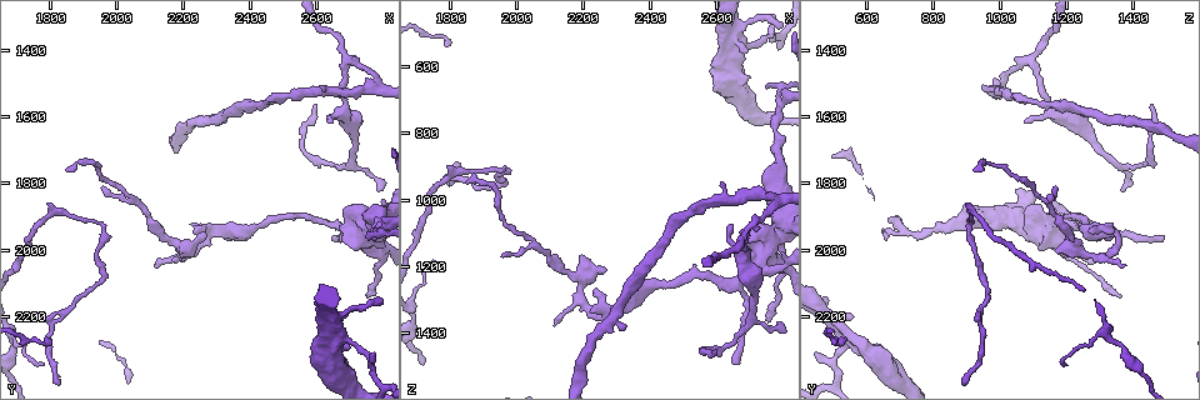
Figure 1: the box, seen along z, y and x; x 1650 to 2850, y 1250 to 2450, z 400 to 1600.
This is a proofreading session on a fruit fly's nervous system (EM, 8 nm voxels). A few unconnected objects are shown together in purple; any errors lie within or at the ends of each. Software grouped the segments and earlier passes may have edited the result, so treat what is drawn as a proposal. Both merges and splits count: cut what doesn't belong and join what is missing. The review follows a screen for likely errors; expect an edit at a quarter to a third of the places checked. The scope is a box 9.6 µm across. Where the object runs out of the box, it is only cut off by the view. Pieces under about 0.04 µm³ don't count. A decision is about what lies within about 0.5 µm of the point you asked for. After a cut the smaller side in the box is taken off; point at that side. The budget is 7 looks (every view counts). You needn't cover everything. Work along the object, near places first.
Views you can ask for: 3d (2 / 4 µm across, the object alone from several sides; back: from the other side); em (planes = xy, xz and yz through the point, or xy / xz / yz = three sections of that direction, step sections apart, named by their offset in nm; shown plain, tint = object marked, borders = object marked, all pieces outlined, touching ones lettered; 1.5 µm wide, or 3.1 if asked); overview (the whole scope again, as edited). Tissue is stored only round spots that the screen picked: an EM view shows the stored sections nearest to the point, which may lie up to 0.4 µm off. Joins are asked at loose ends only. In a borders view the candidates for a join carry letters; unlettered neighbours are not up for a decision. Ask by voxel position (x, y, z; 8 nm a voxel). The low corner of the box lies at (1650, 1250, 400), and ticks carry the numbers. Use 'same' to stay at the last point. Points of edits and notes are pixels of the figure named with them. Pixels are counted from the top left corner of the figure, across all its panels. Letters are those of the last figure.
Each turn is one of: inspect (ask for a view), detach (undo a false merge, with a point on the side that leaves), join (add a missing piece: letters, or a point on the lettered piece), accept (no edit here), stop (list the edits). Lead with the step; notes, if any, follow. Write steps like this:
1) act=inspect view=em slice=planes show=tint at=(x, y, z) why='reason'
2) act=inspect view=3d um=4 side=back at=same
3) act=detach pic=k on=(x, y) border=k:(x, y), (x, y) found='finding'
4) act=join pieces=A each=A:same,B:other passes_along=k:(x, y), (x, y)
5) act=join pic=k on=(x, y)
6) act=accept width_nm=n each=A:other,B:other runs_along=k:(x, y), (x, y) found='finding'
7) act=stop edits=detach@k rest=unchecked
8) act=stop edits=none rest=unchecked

act=inspect view=3d um=2 at=(1950, 1810, 1180) why='branch stops here'

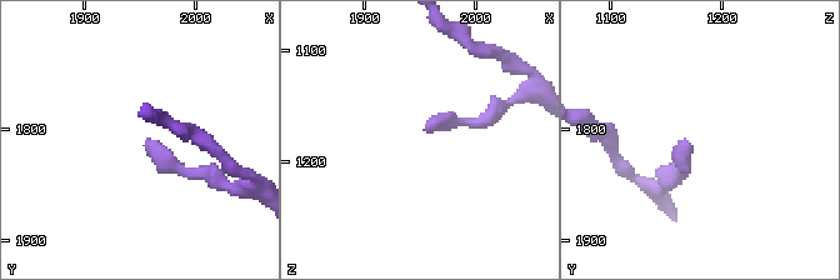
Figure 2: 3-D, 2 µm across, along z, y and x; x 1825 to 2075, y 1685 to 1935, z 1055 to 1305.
act=inspect view=em slice=planes show=borders at=(1954, 1818, 1170)

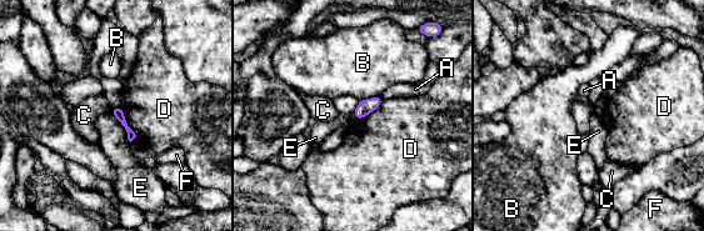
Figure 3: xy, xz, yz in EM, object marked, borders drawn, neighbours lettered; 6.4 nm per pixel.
act=accept each=A:other,B:other,C:other,D:other,E:other,F:other border=3:(111, 113), (124, 127), (130, 141) found='no lettered piece goes on from it'

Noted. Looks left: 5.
act=inspect view=em slice=xy step=8 show=tint at=(2300, 1940, 1340) why='calibre changes'

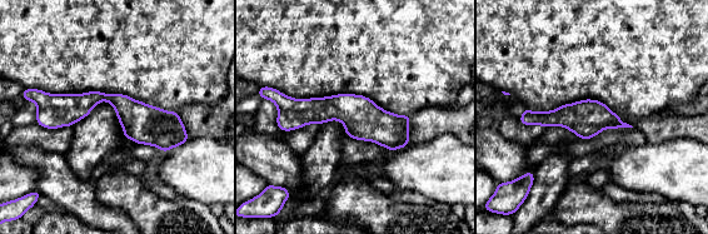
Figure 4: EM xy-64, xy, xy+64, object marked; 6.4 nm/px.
act=inspect view=em slice=planes show=tint at=same

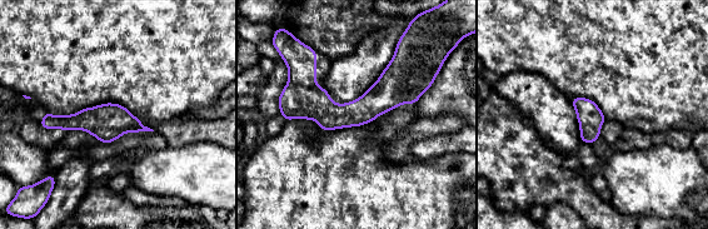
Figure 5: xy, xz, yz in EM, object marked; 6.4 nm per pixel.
act=inspect view=em slice=planes show=borders at=same why='what lies round it'

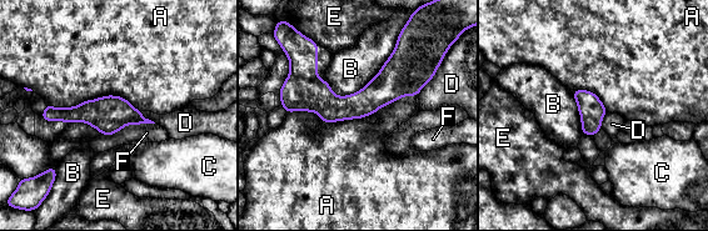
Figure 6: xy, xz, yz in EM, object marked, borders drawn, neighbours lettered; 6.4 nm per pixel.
act=accept longest_contact=A:850nm each=A:other,B:other,C:other,D:other,E:other,F:other found='continuous, no second neuron'

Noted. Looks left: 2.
act=inspect view=em slice=xy step=4 show=borders at=(2800, 1820, 1370) why='thin end'

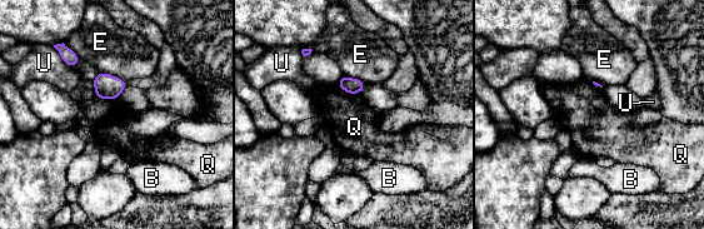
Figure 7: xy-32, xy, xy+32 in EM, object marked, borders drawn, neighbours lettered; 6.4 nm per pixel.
act=inspect view=em slice=planes show=borders at=same why='cut it another way'

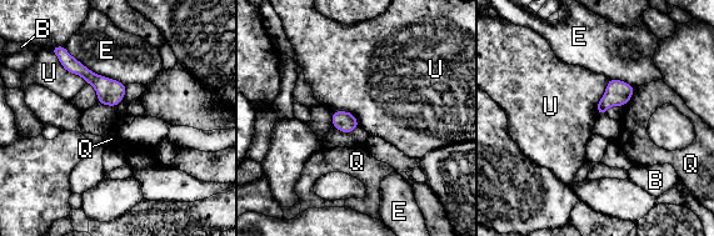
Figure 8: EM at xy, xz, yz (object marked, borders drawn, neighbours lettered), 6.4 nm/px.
act=accept each=B:other,E:other,Q:other,U:other border=8:(608, 80), (597, 104), (599, 115) found='no lettered piece goes on from it'

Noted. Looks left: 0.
act=stop edits=none rest=unchecked

